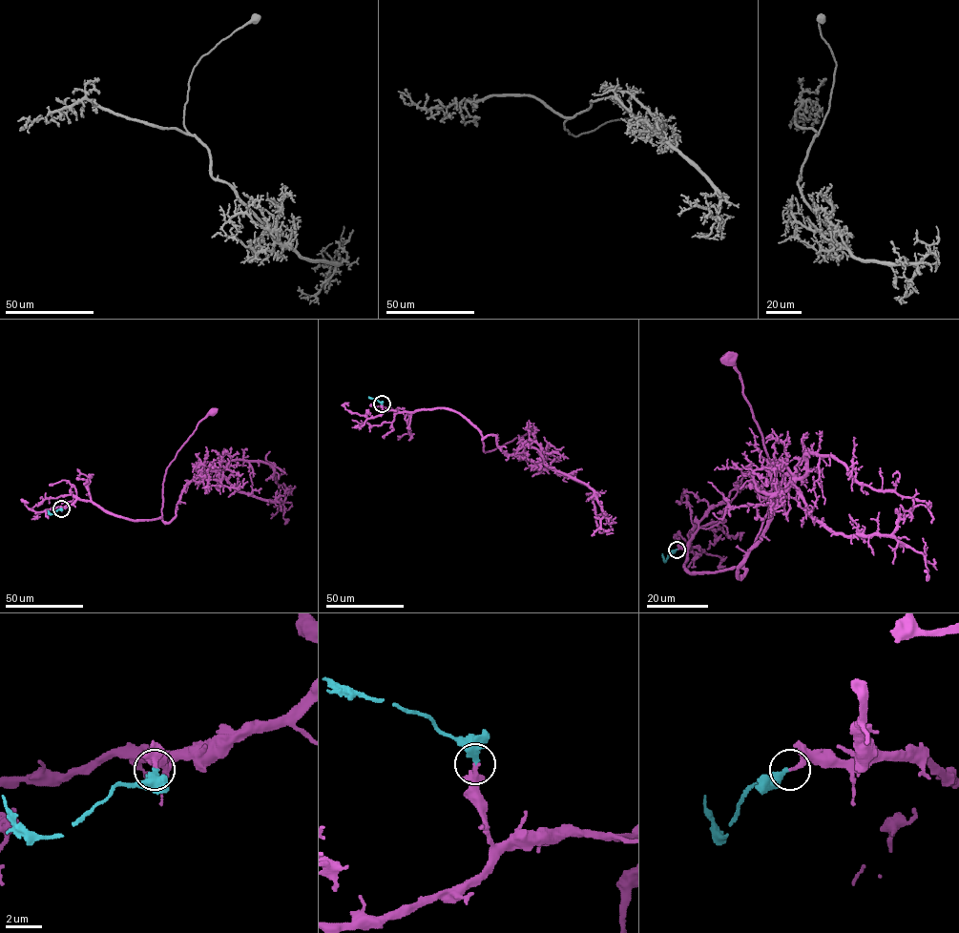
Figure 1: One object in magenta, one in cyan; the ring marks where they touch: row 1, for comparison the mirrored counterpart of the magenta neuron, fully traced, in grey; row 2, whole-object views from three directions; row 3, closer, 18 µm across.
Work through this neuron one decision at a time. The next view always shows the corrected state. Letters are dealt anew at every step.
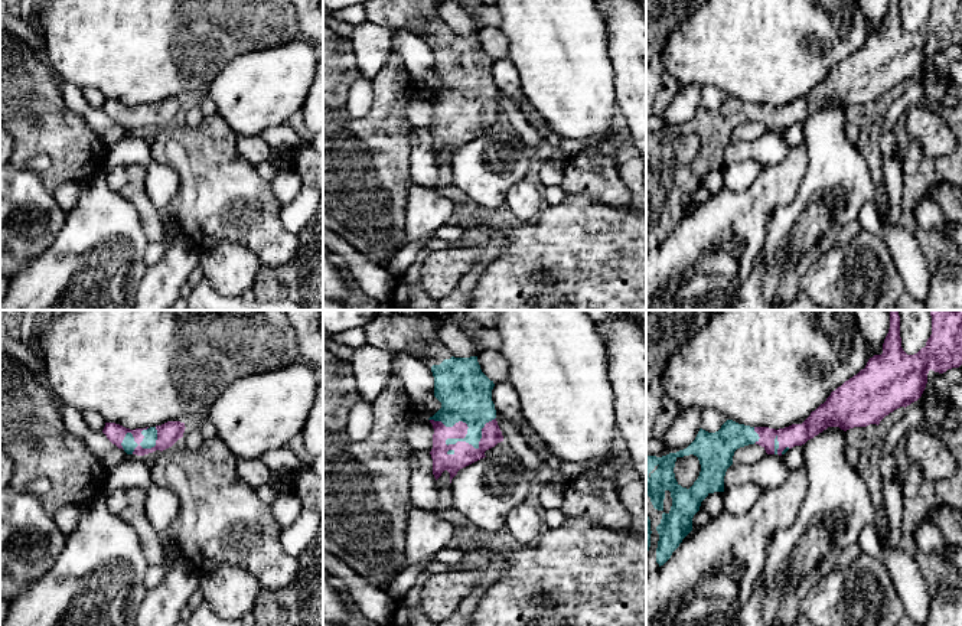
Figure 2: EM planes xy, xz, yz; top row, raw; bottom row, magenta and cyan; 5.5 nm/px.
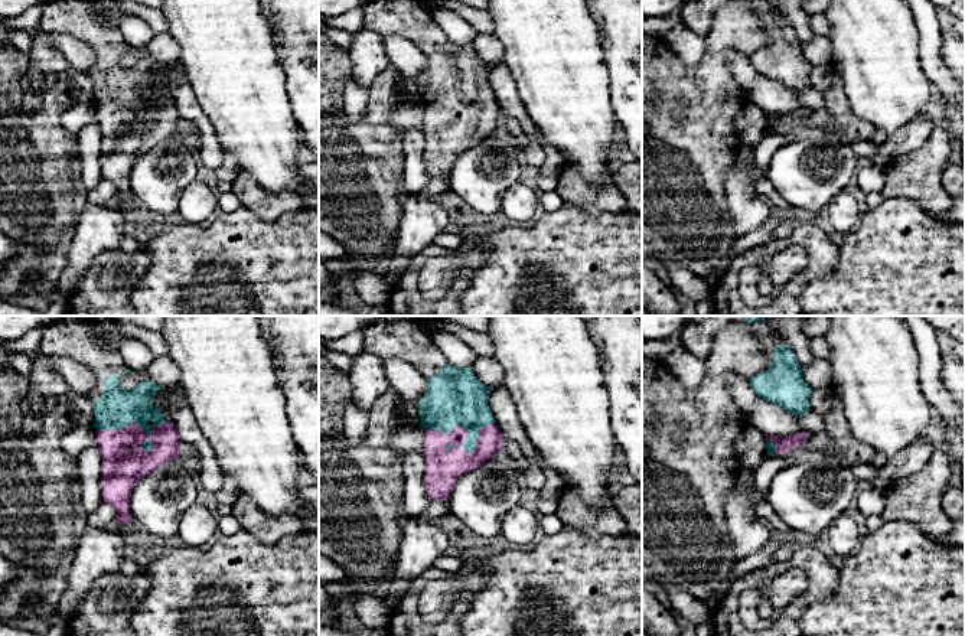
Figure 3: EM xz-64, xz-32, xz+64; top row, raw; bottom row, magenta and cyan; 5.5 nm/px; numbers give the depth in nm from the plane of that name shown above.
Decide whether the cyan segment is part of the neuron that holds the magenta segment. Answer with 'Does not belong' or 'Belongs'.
Belongs

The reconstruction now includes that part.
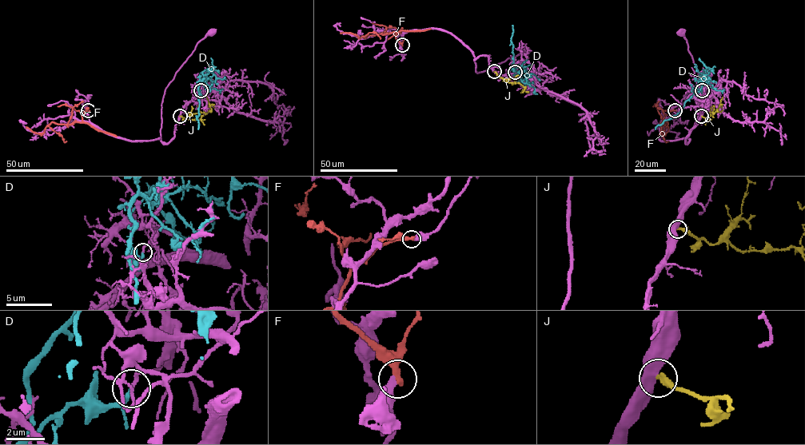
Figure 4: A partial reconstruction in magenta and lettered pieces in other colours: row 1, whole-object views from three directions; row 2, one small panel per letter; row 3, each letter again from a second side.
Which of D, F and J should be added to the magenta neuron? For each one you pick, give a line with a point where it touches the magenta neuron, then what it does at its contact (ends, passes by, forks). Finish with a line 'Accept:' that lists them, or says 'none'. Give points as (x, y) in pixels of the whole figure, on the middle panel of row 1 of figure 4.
Accept: none

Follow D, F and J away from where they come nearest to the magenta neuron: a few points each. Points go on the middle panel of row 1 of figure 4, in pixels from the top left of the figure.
D: (514, 72), (512, 63), (516, 75), (525, 80), (533, 73), (540, 80)
F: (402, 45), (395, 37), (396, 32), (360, 38), (352, 33), (340, 33)
J: (494, 72), (504, 81), (520, 84), (524, 88), (520, 93)

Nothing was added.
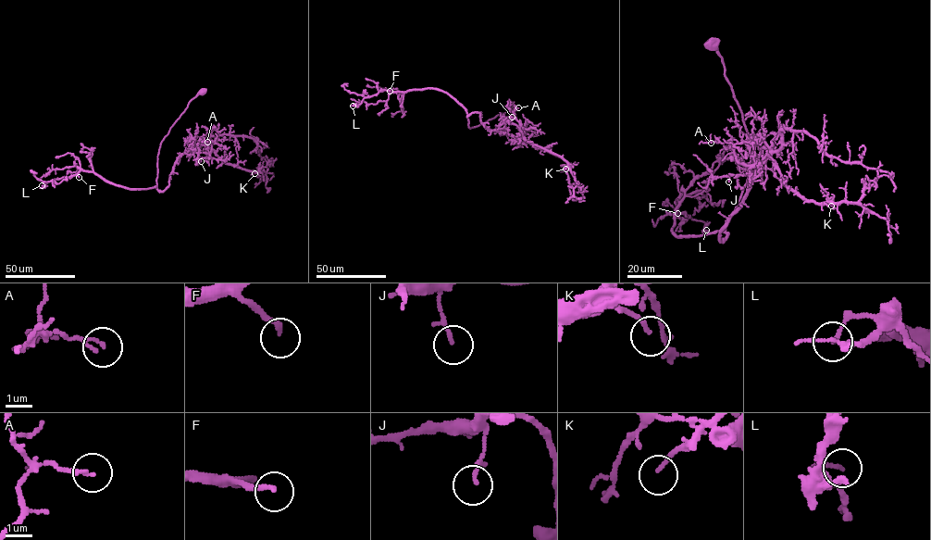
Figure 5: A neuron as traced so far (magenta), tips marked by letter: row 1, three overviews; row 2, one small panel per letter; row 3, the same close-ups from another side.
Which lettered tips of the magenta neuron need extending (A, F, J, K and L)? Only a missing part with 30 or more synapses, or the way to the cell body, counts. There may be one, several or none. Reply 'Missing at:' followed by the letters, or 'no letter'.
Missing at: F

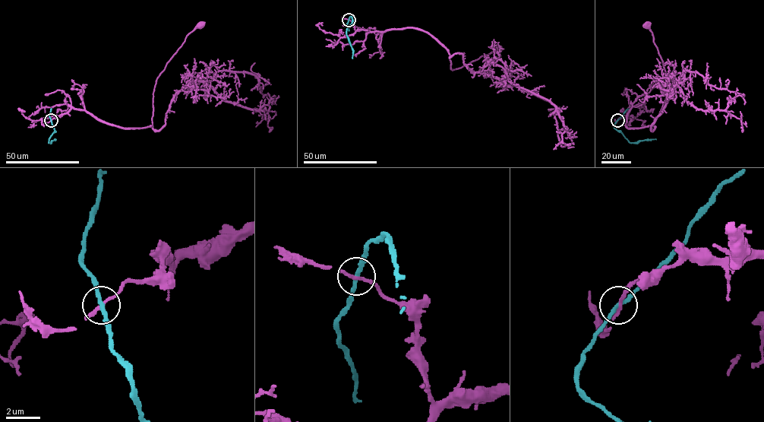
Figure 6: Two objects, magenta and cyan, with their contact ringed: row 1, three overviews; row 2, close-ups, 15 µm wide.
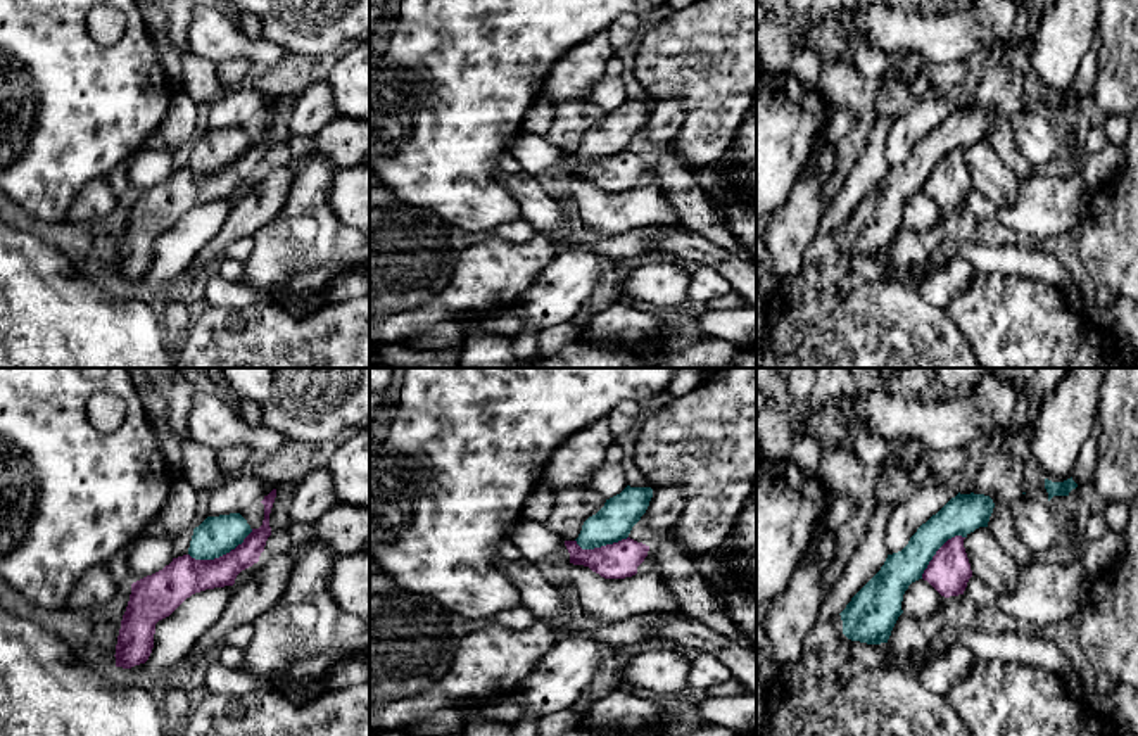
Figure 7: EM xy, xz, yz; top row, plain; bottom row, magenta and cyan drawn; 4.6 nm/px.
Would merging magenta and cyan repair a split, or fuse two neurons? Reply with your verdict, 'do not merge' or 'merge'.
do not merge

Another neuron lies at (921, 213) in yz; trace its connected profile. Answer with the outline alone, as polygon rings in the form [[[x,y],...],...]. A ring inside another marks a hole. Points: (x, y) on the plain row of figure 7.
[[[924,192],[912,195],[901,214],[903,226],[914,232],[938,232],[945,219],[943,209]]]

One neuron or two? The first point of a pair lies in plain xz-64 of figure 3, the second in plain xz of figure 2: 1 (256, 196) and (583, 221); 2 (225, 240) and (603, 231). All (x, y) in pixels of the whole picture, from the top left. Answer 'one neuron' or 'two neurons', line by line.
1: two neurons
2: one neuron

